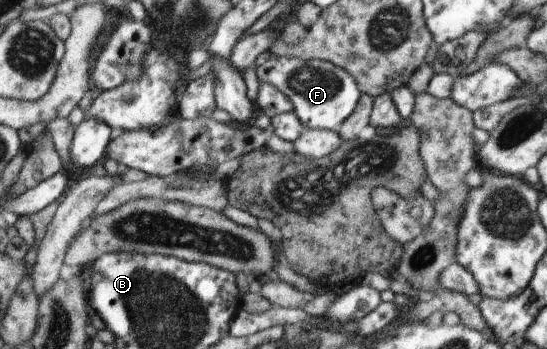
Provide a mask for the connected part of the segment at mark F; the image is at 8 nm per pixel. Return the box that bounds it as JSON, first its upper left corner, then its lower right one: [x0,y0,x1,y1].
[254,51,362,133]

